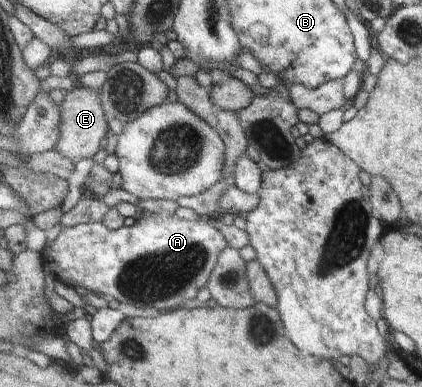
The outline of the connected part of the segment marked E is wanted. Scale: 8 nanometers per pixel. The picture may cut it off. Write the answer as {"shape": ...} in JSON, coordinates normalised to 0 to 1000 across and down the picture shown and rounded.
{"shape":[[[190,220],[159,240],[154,261],[145,266],[152,318],[145,326],[142,367],[130,388],[140,388],[154,406],[173,413],[180,424],[194,411],[216,411],[239,390],[244,359],[263,339],[254,287],[242,258],[242,227],[220,230]]]}

